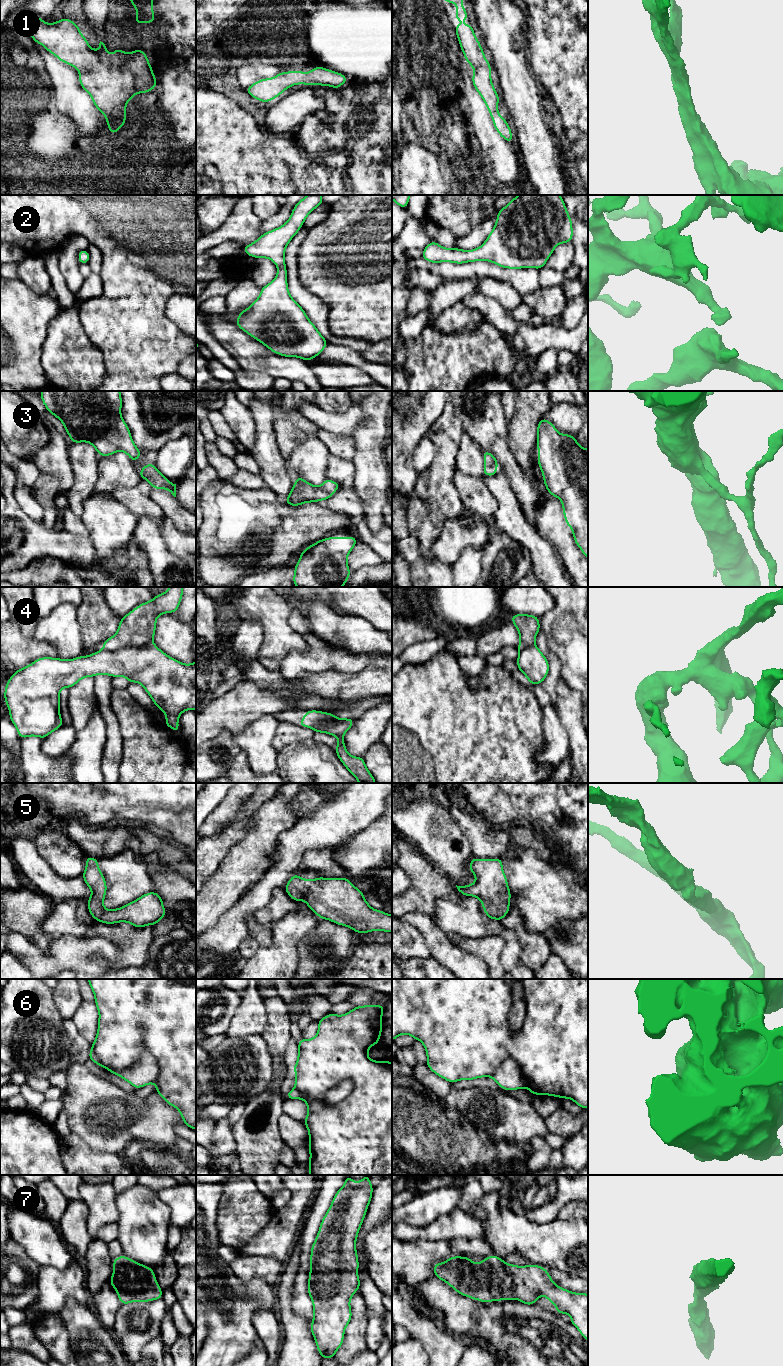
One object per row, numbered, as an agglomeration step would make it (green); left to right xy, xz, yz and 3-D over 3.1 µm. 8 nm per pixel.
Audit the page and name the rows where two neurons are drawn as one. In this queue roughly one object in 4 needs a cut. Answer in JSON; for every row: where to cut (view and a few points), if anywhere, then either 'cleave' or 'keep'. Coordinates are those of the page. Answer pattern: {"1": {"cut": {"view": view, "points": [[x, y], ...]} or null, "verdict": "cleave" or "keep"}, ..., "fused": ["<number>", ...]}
{"1": {"cut": null, "verdict": "keep"}, "2": {"cut": null, "verdict": "keep"}, "3": {"cut": null, "verdict": "keep"}, "4": {"cut": {"view": "xy", "points": [[151, 641], [138, 646], [124, 646], [112, 650], [104, 650]]}, "verdict": "cleave"}, "5": {"cut": null, "verdict": "keep"}, "6": {"cut": {"view": "yz", "points": [[519, 979], [523, 991], [524, 1021], [522, 1026], [513, 1034]]}, "verdict": "cleave"}, "7": {"cut": null, "verdict": "keep"}, "fused": ["4", "6"]}

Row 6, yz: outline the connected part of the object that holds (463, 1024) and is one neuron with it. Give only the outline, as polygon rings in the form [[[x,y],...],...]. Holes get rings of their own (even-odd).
[[[392,979],[392,1040],[395,1039],[402,1034],[407,1034],[412,1036],[415,1040],[420,1040],[425,1047],[427,1054],[426,1064],[429,1069],[434,1072],[437,1076],[447,1080],[451,1084],[455,1083],[458,1080],[474,1080],[480,1077],[489,1077],[491,1076],[496,1069],[502,1064],[505,1058],[511,1057],[516,1061],[519,1065],[526,1088],[533,1095],[549,1095],[556,1096],[561,1099],[569,1098],[574,1101],[578,1106],[580,1106],[583,1110],[588,1108],[588,979],[518,979],[523,984],[524,991],[524,1000],[525,1000],[525,1019],[523,1025],[519,1031],[516,1033],[512,1033],[509,1028],[509,1013],[512,1004],[512,993],[511,986],[513,985],[516,979]]]

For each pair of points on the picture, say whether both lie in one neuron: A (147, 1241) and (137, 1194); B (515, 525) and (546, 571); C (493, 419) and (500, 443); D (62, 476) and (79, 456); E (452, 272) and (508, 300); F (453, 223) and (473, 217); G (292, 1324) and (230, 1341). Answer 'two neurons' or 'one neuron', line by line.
A: one neuron
B: one neuron
C: one neuron
D: two neurons
E: two neurons
F: one neuron
G: two neurons

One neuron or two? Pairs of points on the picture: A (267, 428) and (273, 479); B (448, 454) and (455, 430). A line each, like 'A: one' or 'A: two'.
A: one
B: one

